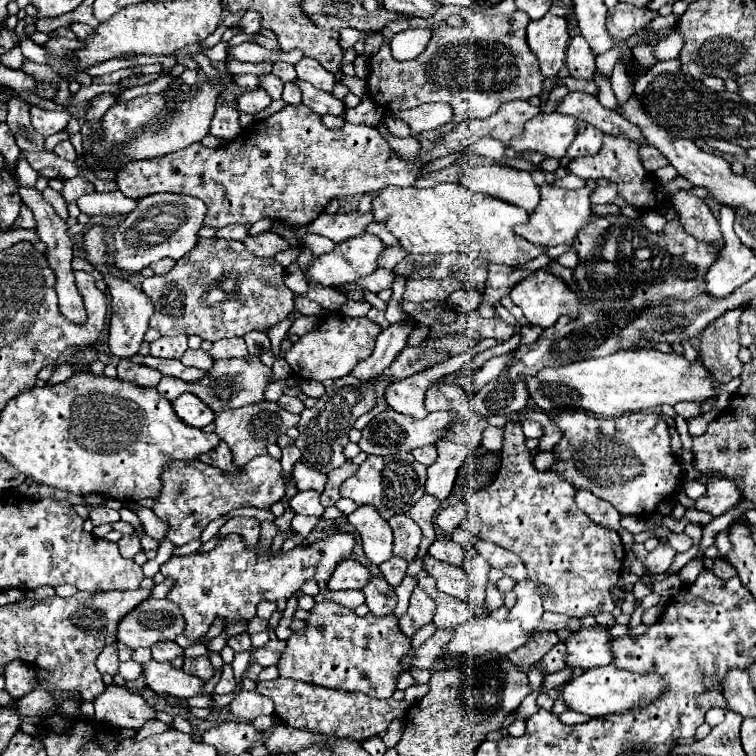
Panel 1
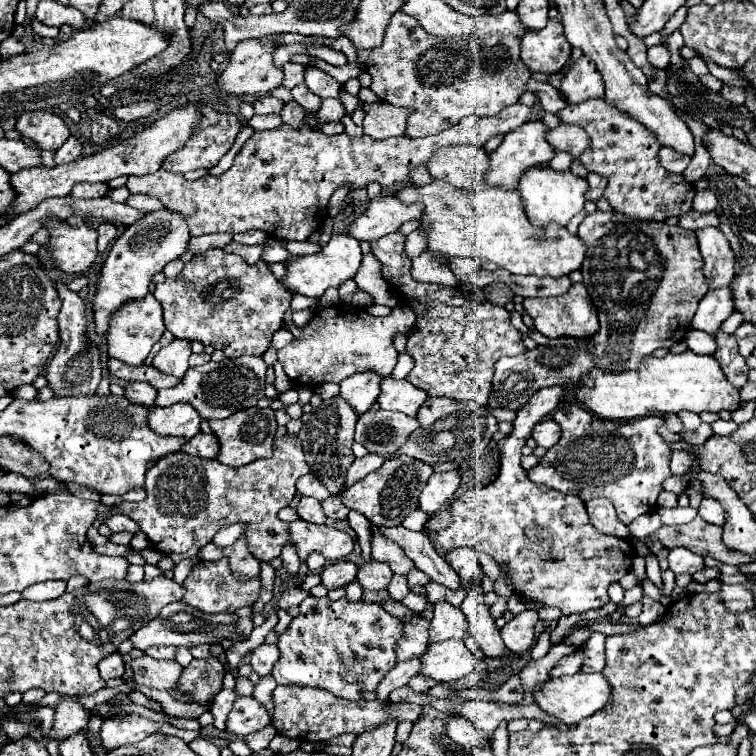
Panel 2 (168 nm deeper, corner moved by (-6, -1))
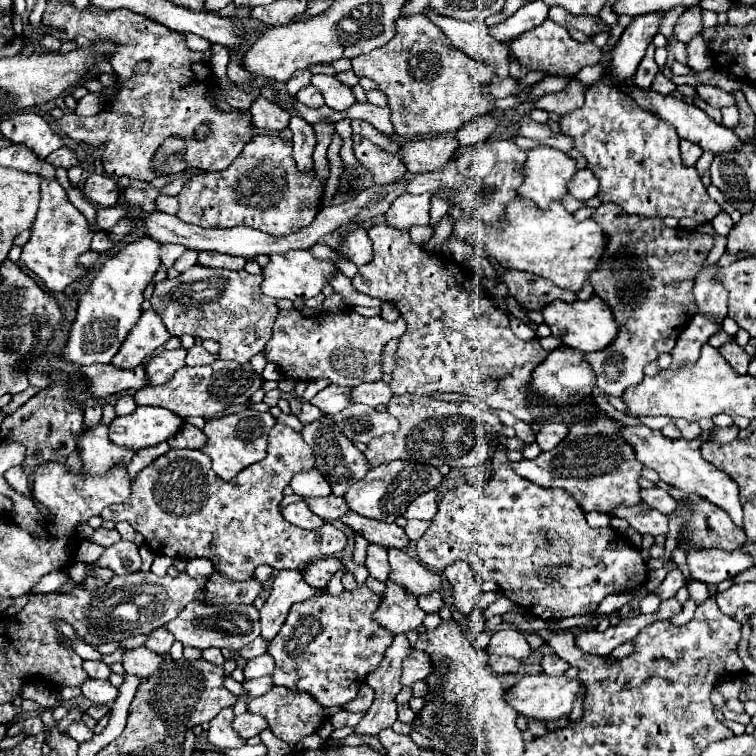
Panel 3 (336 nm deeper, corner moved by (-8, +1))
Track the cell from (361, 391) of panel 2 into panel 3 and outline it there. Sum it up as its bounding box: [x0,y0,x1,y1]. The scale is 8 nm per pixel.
[310,384,350,414]

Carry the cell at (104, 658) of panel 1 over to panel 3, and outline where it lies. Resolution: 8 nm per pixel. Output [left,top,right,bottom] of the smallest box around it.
[84,660,112,680]

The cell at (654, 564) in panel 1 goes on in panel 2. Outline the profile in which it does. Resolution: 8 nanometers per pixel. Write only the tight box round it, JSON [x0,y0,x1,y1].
[668,548,704,574]

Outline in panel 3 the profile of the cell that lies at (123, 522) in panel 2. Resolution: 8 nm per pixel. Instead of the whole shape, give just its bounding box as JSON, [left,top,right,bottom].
[116,522,144,546]

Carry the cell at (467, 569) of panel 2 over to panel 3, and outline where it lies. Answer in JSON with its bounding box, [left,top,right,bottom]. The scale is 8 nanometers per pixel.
[444,562,482,616]

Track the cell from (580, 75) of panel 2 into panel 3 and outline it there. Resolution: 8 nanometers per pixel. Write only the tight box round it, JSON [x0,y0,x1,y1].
[534,80,586,116]

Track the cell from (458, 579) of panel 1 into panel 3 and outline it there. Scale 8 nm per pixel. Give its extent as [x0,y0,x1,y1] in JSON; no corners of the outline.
[340,510,408,550]

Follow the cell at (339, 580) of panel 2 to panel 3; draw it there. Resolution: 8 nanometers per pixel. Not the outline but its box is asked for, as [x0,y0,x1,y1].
[302,558,342,588]

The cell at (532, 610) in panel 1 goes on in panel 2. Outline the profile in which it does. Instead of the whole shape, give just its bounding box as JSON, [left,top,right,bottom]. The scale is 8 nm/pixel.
[502,610,538,654]

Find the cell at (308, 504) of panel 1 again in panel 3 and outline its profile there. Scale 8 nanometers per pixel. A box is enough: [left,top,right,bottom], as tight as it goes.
[282,502,324,530]

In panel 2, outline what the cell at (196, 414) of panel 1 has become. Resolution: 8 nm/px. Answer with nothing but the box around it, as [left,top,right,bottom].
[148,404,202,438]

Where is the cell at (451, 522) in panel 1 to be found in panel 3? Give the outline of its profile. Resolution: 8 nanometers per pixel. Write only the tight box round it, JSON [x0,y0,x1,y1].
[404,520,430,542]

